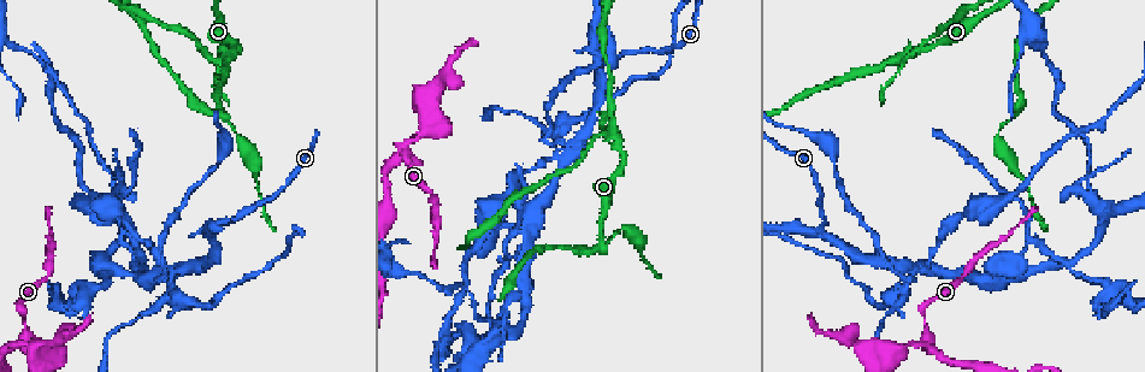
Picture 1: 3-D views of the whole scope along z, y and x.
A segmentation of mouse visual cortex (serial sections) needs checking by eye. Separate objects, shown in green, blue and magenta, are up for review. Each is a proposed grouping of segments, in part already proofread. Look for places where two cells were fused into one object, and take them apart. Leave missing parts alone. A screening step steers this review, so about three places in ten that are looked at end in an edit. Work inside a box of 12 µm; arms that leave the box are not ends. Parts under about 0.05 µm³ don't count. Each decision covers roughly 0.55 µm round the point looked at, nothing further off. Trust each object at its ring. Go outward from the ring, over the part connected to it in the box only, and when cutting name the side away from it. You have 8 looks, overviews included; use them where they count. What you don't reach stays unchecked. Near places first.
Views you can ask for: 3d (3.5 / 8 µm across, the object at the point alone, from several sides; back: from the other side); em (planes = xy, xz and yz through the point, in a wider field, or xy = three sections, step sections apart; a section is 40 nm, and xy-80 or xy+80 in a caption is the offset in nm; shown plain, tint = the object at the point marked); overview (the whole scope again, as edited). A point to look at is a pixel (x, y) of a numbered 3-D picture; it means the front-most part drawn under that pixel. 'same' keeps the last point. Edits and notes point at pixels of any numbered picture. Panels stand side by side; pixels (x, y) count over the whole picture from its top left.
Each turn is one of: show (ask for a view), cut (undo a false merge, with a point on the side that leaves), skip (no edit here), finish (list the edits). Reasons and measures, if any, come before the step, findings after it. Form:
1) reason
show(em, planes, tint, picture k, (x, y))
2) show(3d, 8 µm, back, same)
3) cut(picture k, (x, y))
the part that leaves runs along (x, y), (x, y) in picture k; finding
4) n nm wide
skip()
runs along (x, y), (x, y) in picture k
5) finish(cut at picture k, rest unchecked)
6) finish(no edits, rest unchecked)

sharp bend
show(3d, 8 µm, back, picture 1, (18, 344))

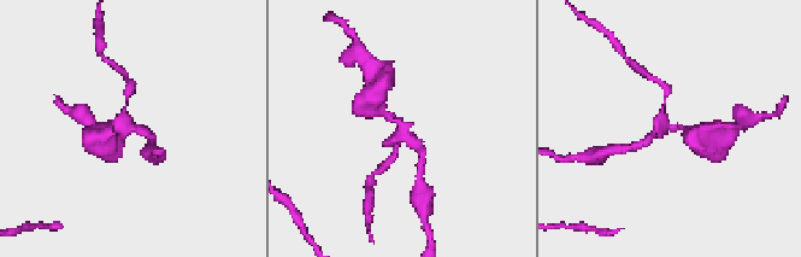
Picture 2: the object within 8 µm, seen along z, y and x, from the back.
show(em, xy, step 3, tint, picture 2, (661, 125))

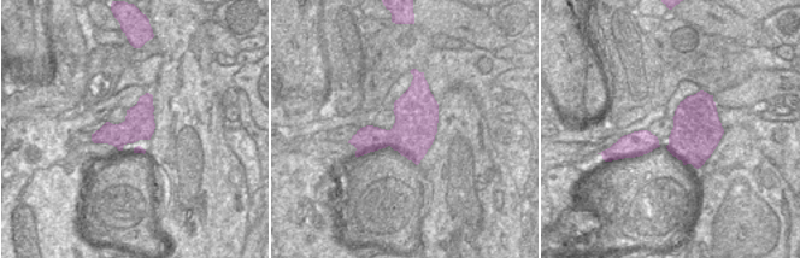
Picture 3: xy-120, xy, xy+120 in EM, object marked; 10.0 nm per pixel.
arms of 100, 150, 200 nm
cut(picture 2, (149, 135))
a second cell is stuck on

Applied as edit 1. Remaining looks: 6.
show(3d, 8 µm, picture 1, (595, 54))

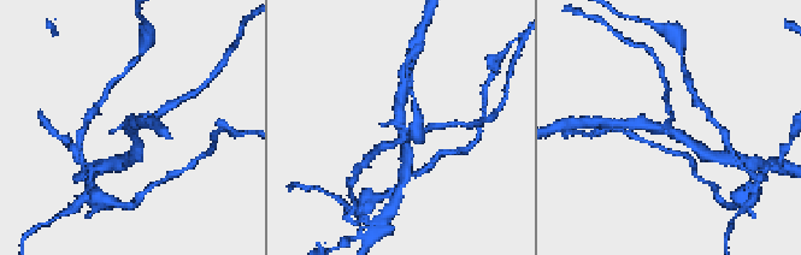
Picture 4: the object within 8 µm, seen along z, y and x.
shape alone is not enough
show(em, xy, step 3, tint, picture 4, (128, 131))

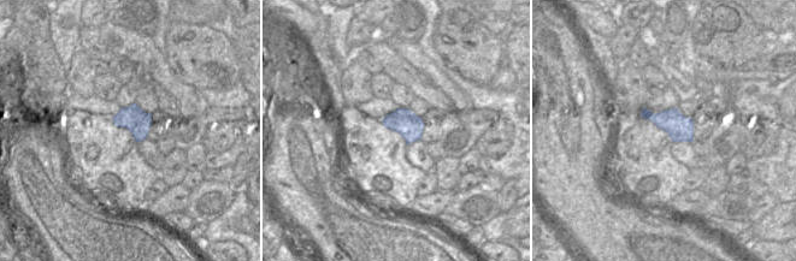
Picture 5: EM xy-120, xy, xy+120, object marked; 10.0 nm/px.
260 nm wide
cut(picture 4, (642, 125))
the part that leaves runs along (669, 126), (682, 140), (707, 154) in picture 4; a second cell is stuck on

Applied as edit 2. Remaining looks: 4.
show(3d, 3.5 µm, back, picture 1, (614, 132))

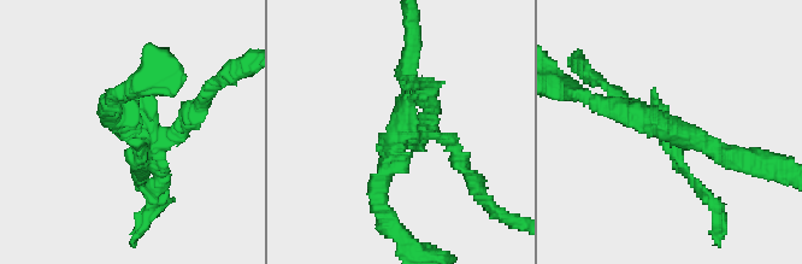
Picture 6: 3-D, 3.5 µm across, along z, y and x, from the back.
now the EM
show(em, xy, step 3, tint, picture 6, (403, 134))

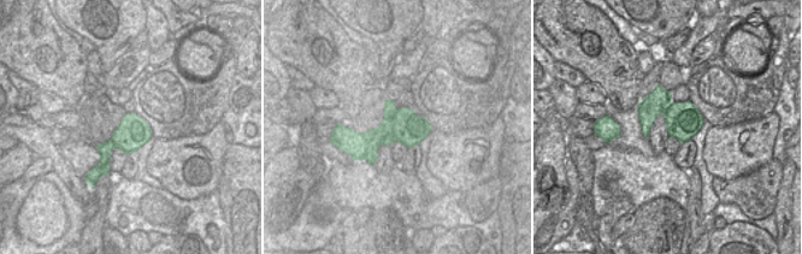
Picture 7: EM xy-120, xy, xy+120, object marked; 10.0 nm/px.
cut(picture 6, (187, 115))
the part that leaves runs along (171, 135), (211, 87), (230, 76) in picture 6; two cells meet here

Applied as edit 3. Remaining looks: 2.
finish(cut at picture 2, cut at picture 4, cut at picture 6, rest unchecked)

